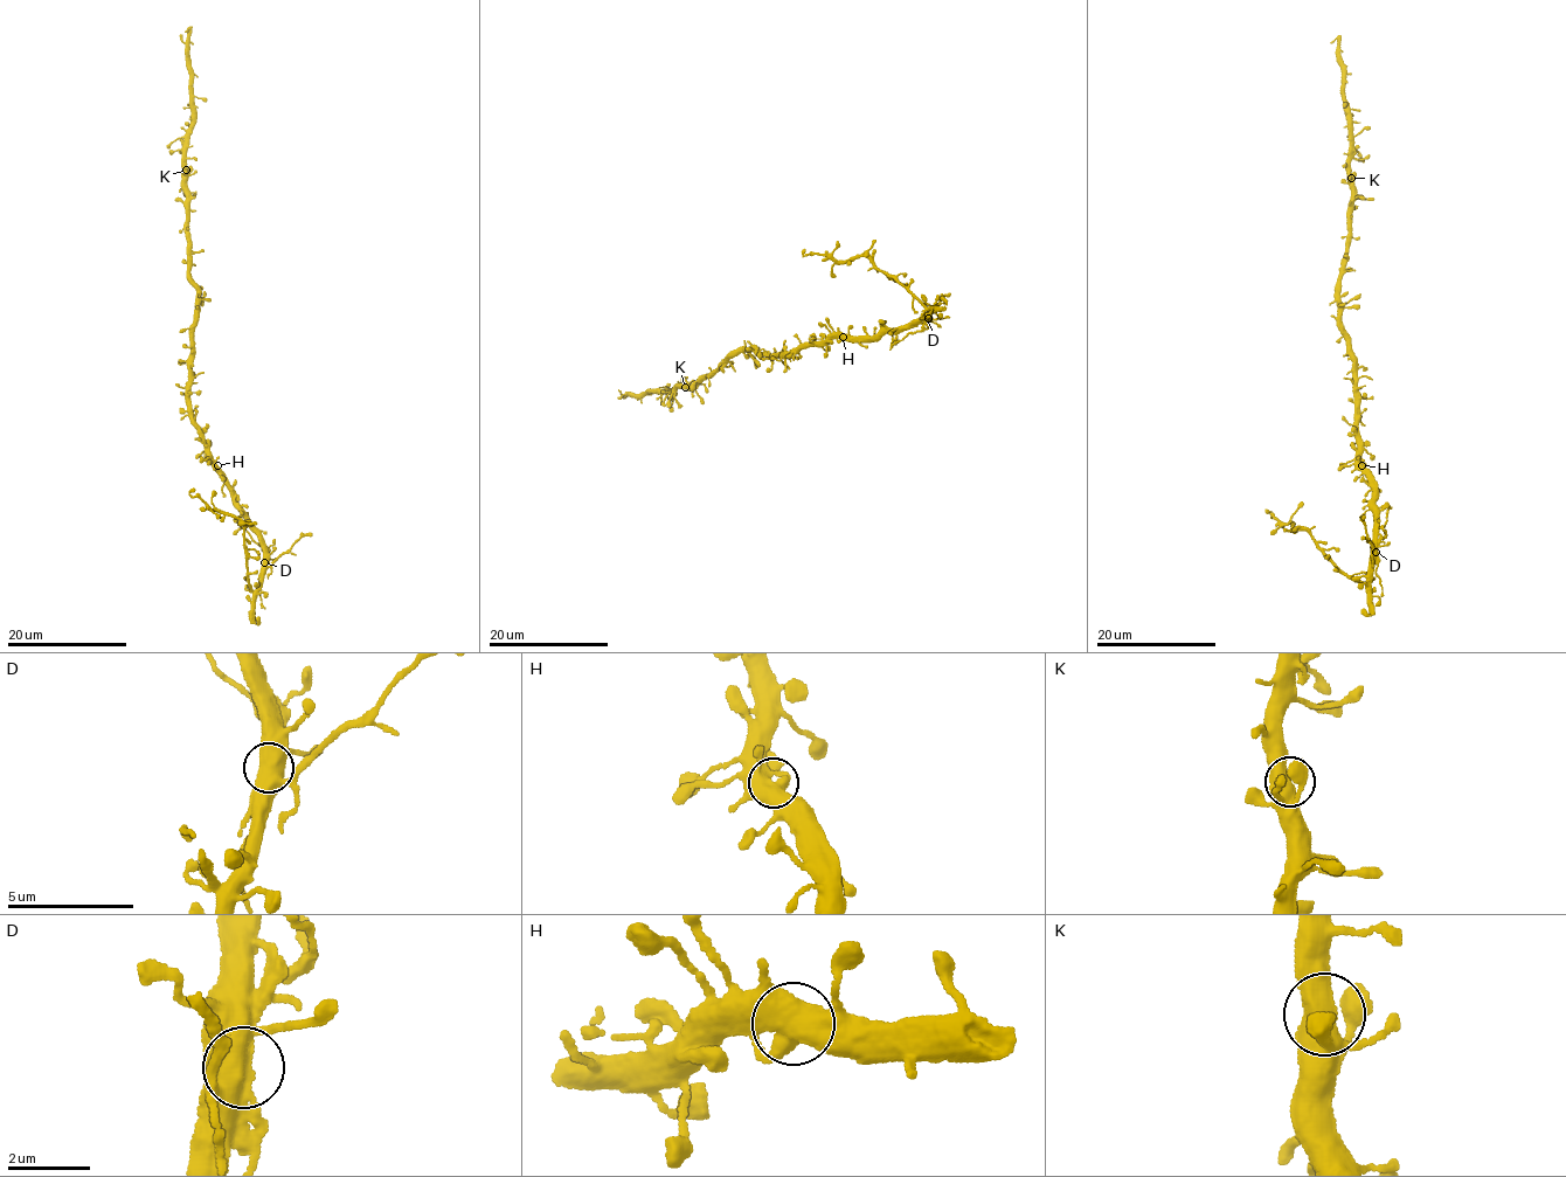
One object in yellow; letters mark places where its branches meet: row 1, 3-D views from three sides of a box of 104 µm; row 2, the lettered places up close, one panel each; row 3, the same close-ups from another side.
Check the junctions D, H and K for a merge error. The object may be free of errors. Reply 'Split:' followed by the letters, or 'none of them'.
Split: D

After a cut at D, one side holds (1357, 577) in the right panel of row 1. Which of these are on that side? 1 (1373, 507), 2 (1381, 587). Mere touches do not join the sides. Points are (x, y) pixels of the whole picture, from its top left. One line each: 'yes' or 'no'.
1: yes
2: no

